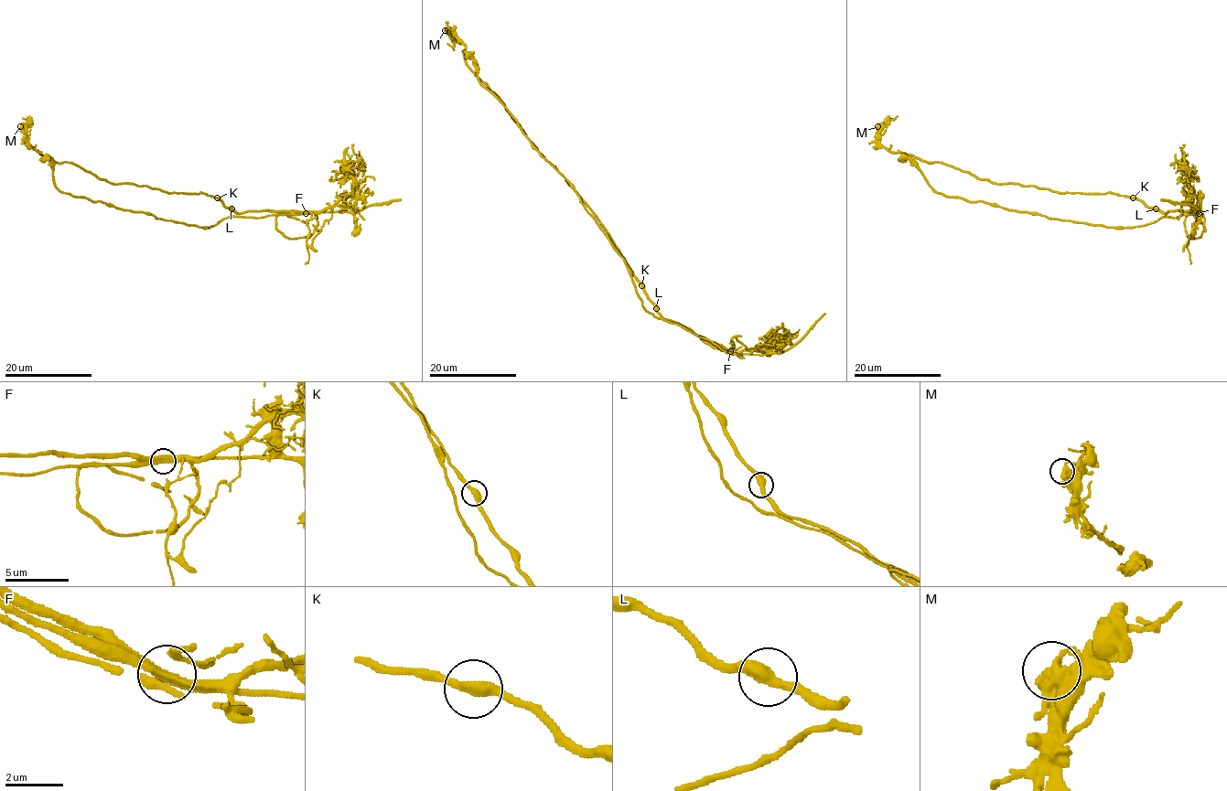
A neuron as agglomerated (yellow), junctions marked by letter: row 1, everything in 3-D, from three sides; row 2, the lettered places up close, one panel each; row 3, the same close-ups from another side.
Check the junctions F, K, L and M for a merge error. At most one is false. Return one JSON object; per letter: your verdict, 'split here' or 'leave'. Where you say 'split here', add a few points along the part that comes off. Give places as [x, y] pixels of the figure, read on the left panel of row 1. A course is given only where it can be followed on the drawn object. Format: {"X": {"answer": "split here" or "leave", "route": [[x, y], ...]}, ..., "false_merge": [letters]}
{"F": {"answer": "split here", "route": [[306, 213], [231, 217], [199, 228], [62, 192], [56, 186], [53, 166], [48, 158], [39, 160]]}, "K": {"answer": "leave"}, "L": {"answer": "leave"}, "M": {"answer": "leave"}, "false_merge": ["F"]}

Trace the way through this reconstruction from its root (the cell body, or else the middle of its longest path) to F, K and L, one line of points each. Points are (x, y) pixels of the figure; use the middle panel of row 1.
F: (691, 330), (730, 350)
K: (691, 330), (666, 320), (641, 285)
L: (691, 330), (666, 320), (656, 308)

